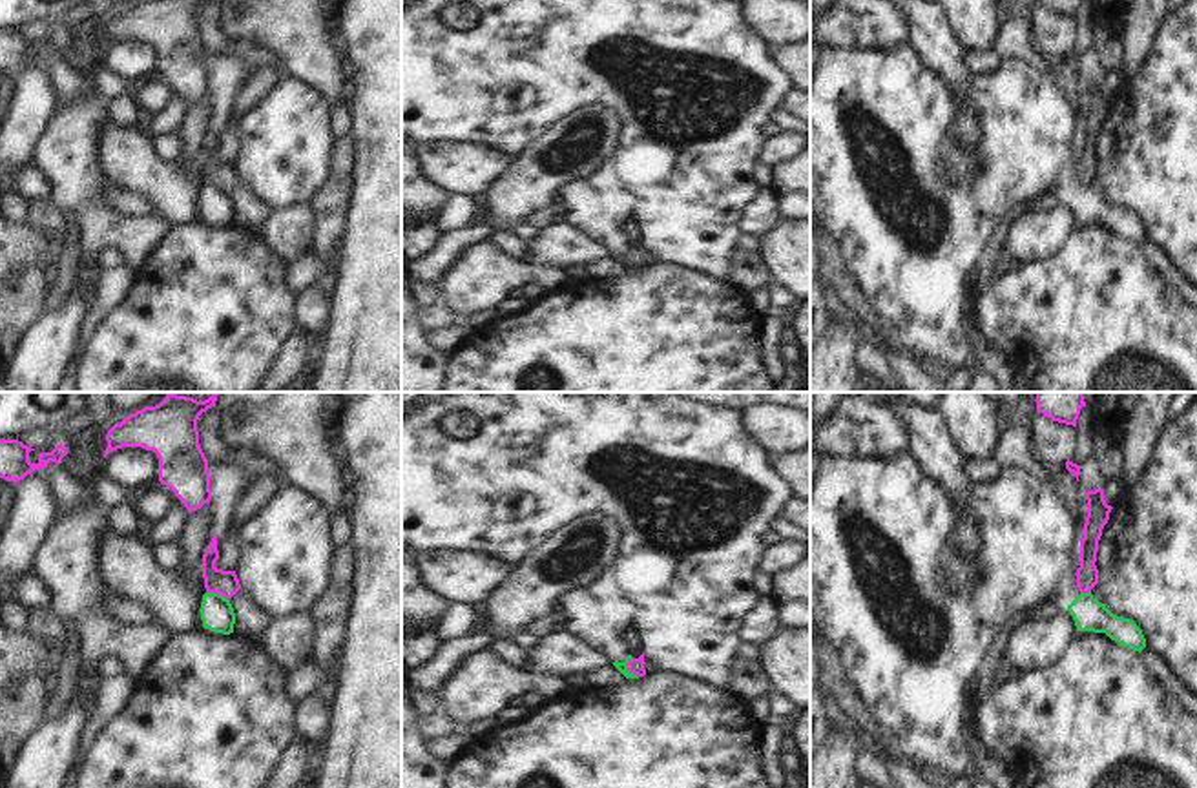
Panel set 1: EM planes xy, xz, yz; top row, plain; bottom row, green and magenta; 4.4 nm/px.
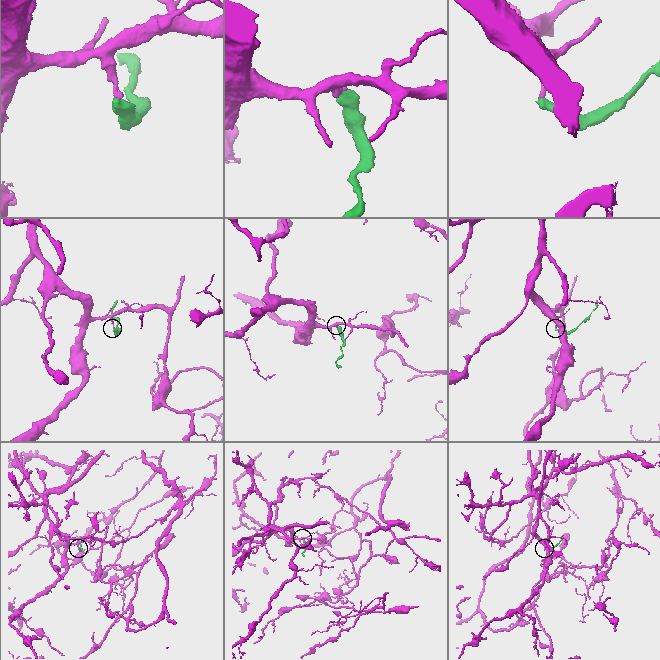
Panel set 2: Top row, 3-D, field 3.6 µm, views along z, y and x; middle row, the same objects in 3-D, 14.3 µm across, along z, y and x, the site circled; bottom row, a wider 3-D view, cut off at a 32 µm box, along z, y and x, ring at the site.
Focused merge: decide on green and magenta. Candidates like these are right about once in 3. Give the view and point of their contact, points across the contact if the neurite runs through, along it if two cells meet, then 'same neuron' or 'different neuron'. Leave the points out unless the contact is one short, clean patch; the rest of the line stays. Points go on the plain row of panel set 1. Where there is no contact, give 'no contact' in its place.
meets green in xz at (626, 259); border along xz (632, 248), (628, 261), (637, 269); different neuron

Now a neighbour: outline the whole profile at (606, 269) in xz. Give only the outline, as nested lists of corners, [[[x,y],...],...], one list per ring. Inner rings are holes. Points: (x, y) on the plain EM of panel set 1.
[[[611,255],[588,266],[588,272],[591,279],[613,279],[622,275],[626,268]]]

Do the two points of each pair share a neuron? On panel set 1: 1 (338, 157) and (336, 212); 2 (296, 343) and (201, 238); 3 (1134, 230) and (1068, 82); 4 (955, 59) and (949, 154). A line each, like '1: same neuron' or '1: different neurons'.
1: same neuron
2: different neurons
3: different neurons
4: same neuron

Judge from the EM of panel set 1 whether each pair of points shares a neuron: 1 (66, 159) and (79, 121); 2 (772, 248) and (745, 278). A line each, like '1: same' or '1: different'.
1: same
2: different

